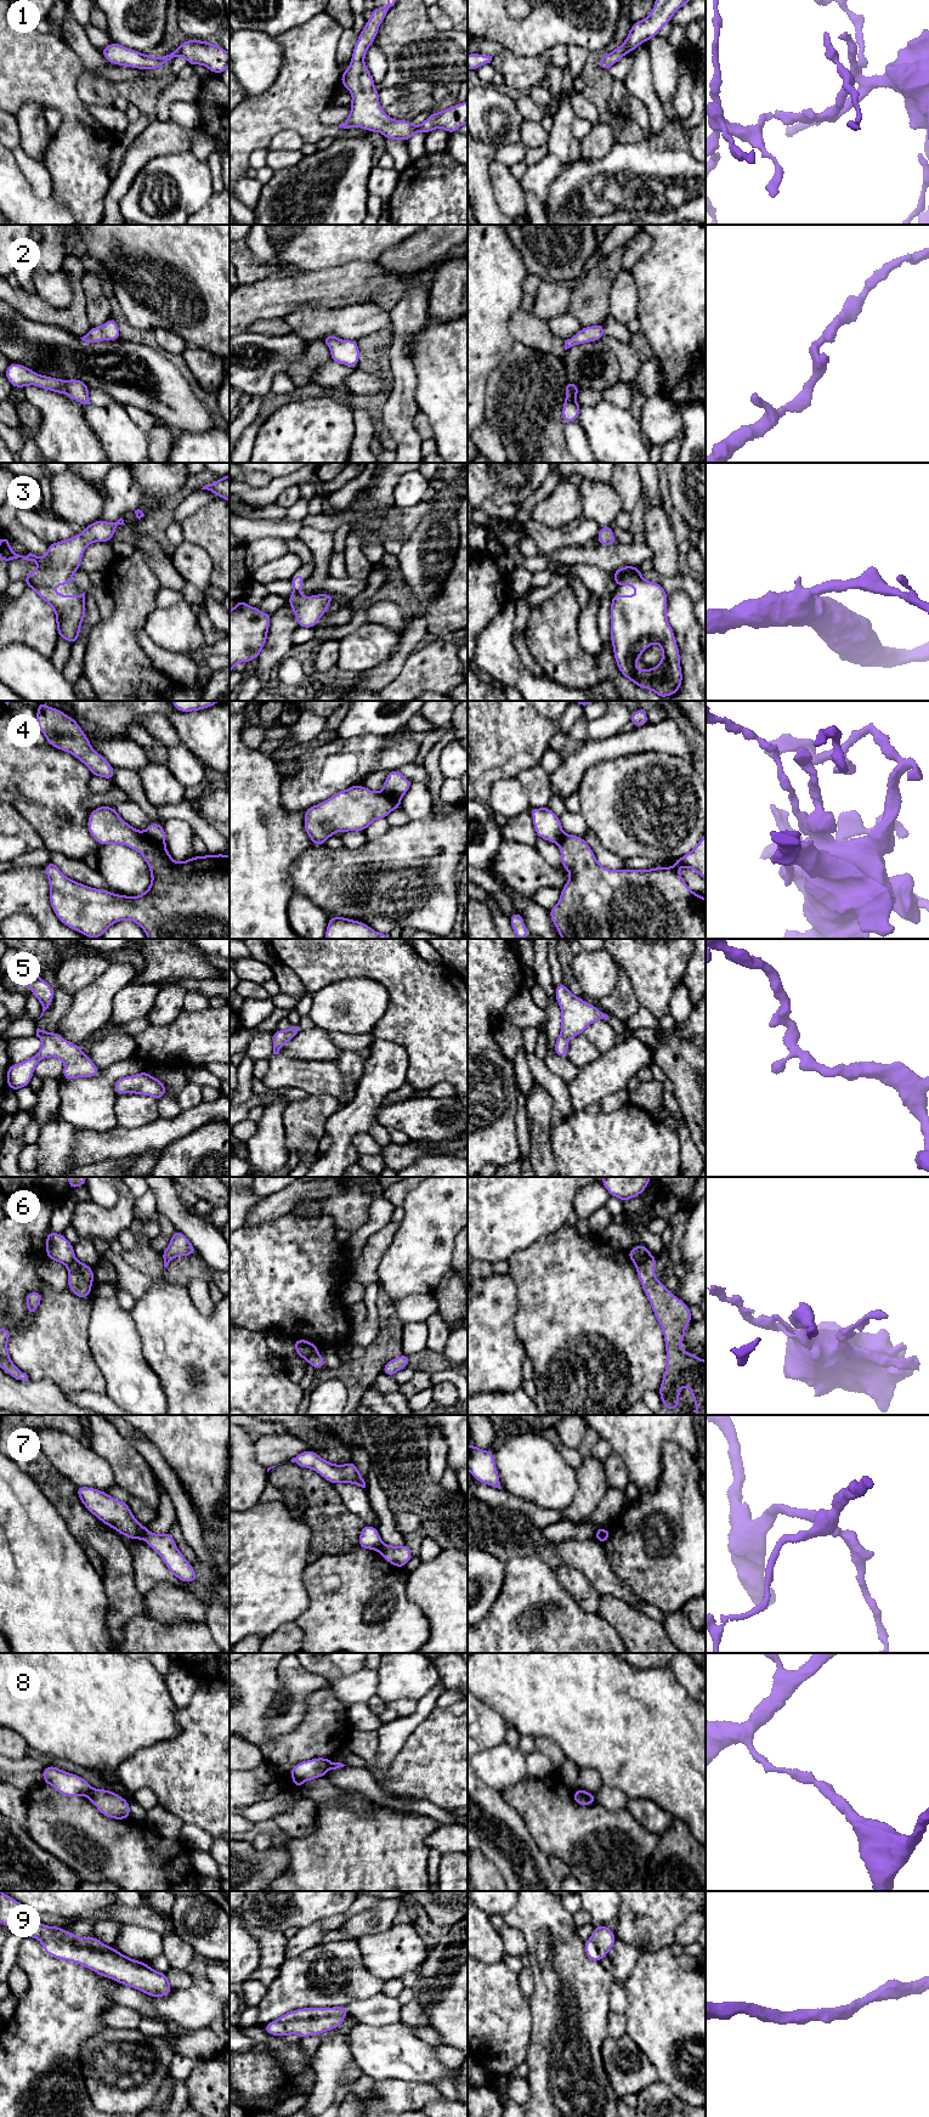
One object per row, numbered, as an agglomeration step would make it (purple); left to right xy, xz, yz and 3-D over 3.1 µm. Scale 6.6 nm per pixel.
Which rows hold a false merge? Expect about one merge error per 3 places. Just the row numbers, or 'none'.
4, 6, 7, 8

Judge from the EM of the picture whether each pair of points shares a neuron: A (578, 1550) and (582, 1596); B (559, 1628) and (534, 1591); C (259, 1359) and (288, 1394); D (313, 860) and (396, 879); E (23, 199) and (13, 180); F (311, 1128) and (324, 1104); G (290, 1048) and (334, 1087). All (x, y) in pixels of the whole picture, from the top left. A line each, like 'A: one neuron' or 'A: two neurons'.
A: two neurons
B: one neuron
C: one neuron
D: one neuron
E: one neuron
F: one neuron
G: two neurons

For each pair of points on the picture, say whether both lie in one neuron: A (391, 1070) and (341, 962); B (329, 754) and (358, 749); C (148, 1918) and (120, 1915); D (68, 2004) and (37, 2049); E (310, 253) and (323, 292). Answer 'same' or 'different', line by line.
A: different
B: same
C: same
D: same
E: different

